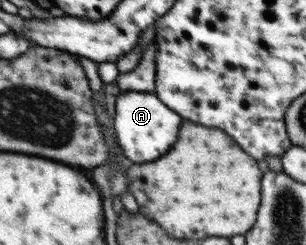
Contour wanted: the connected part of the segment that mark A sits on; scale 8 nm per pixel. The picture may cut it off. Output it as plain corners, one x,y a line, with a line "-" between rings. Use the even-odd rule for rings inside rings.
123,91
117,96
114,108
114,129
118,144
123,148
125,156
137,164
153,162
167,154
167,150
175,144
181,116
163,104
163,101
154,93

